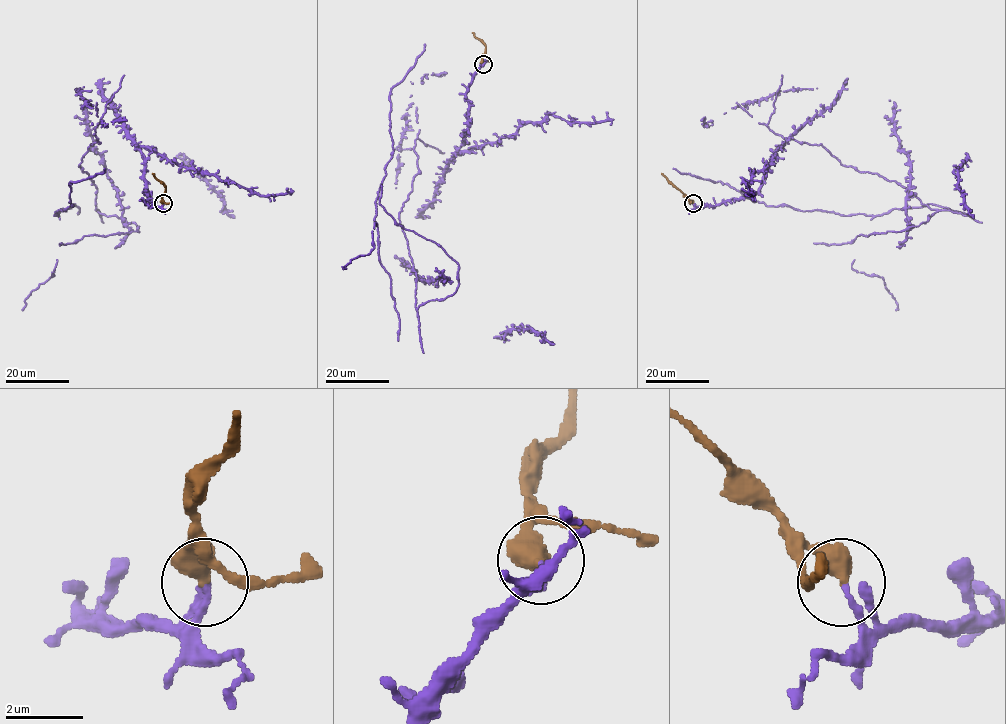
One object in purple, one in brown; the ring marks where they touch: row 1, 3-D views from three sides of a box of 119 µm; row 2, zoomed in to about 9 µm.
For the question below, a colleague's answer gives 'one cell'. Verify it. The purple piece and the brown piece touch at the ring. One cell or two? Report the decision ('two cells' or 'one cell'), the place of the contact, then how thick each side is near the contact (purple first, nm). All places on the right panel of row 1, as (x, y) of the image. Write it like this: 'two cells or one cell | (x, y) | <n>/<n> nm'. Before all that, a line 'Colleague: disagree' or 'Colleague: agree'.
Colleague: disagree
two cells | (693, 203) | 120/550 nm

